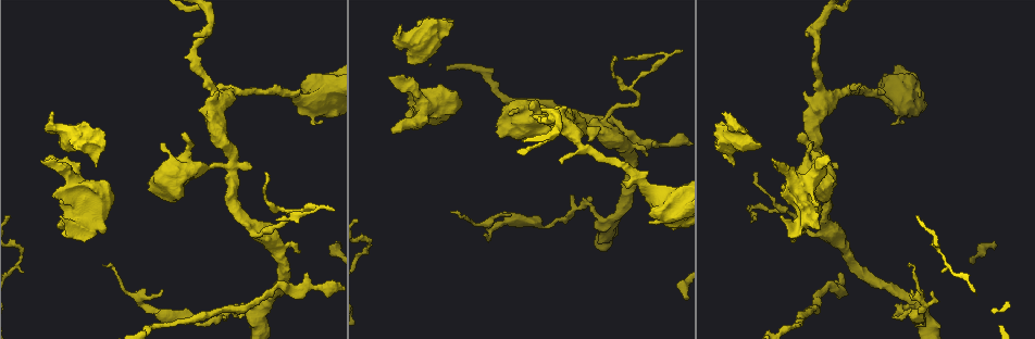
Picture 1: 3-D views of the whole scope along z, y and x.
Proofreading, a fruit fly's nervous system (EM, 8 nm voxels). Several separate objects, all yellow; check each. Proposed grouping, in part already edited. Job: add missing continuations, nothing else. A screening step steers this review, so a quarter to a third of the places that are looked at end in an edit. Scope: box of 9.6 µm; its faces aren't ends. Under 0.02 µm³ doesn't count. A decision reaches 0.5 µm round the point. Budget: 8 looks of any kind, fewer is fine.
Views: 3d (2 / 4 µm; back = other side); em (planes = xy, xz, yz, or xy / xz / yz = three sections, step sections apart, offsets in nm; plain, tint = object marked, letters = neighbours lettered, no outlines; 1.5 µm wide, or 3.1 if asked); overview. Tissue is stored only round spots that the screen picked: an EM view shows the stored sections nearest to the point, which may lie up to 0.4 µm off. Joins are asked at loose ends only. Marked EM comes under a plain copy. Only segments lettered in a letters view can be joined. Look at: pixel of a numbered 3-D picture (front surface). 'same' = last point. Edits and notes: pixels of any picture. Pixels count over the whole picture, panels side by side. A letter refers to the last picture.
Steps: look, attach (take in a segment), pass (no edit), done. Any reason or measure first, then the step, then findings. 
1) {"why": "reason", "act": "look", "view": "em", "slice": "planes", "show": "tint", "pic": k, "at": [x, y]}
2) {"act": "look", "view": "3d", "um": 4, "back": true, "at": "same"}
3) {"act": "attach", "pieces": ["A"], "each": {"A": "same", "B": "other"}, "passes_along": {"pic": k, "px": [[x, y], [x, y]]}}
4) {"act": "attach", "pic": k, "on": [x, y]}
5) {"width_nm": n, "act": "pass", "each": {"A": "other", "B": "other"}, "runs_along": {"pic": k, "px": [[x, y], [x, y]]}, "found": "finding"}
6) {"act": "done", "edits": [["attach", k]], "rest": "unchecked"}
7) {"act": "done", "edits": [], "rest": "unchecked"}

{"why": "branch stops here", "act": "look", "view": "3d", "um": 2, "pic": 1, "at": [775, 161]}

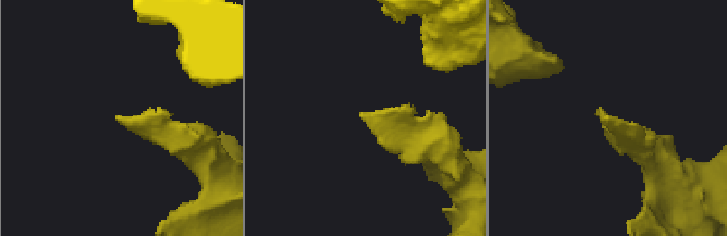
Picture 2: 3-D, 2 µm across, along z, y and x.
{"why": "shape alone is not enough", "act": "look", "view": "em", "slice": "planes", "show": "letters", "pic": 2, "at": [121, 118]}

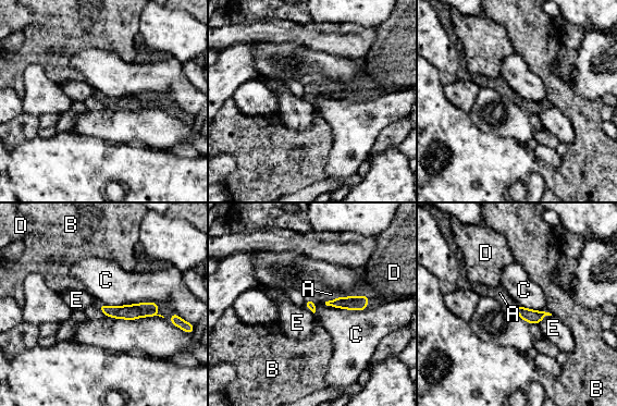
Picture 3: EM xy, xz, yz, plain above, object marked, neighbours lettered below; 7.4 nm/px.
{"act": "attach", "pieces": ["A"], "each": {"A": "same", "B": "other", "C": "other", "D": "other", "E": "other"}, "passes_along": {"pic": 3, "px": [[355, 303], [333, 299], [331, 294]]}, "found": "the cell continues"}

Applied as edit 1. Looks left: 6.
{"why": "thin end", "act": "look", "view": "3d", "um": 2, "pic": 1, "at": [616, 57]}

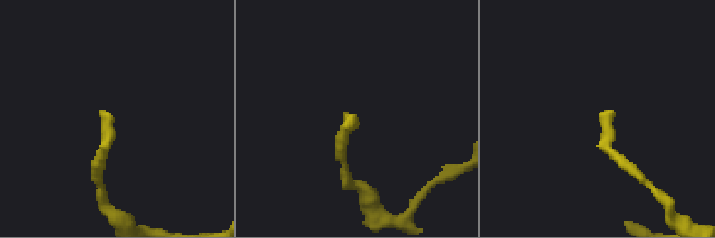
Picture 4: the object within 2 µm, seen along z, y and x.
{"why": "shape alone is not enough", "act": "look", "view": "em", "slice": "yz", "step": 8, "show": "letters", "pic": 4, "at": [109, 113]}

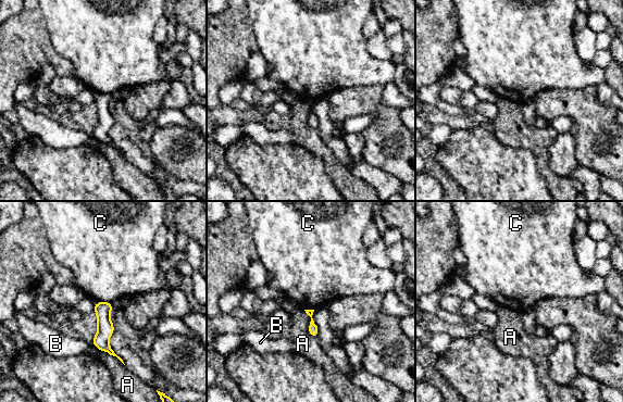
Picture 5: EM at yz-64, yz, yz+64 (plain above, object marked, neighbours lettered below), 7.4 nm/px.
{"why": "another direction", "act": "look", "view": "em", "slice": "planes", "show": "letters", "at": "same"}

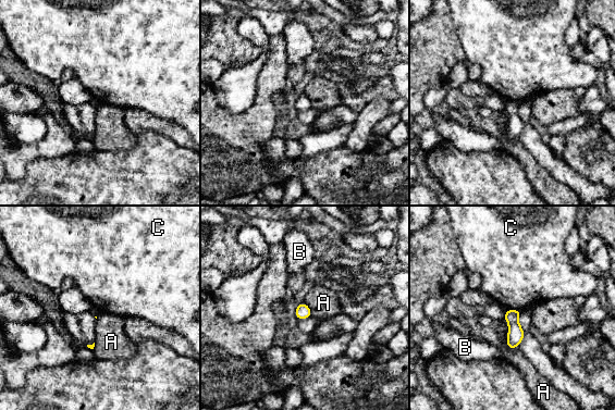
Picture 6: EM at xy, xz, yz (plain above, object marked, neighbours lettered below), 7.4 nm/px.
{"act": "pass", "each": {"A": "other", "B": "other", "C": "other"}, "border": {"pic": 6, "px": [[506, 309], [521, 310]]}, "found": "none of them fits"}

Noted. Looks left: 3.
{"why": "an open end", "act": "look", "view": "3d", "um": 4, "pic": 1, "at": [910, 265]}

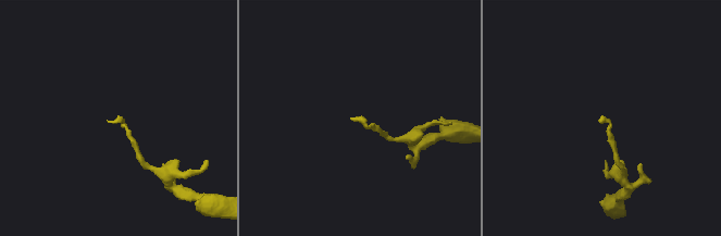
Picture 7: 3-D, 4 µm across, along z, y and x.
{"why": "need the tissue", "act": "look", "view": "em", "slice": "yz", "step": 4, "show": "tint", "pic": 7, "at": [600, 121]}

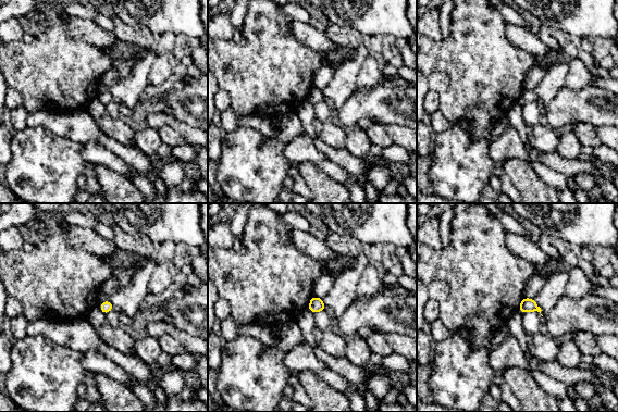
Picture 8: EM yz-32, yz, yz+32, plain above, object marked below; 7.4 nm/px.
{"act": "look", "view": "em", "slice": "planes", "show": "letters", "at": "same"}

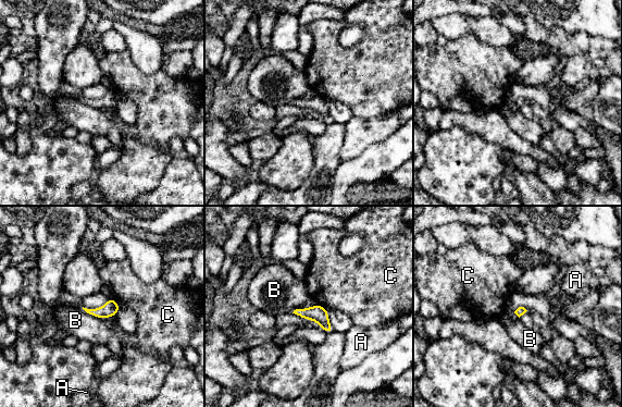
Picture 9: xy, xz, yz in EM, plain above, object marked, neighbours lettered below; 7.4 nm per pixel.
{"act": "pass", "each": {"A": "other", "B": "other", "C": "other"}, "found": "none of them fits"}

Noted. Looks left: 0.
{"act": "done", "edits": [["attach", 3]], "rest": "unchecked"}

